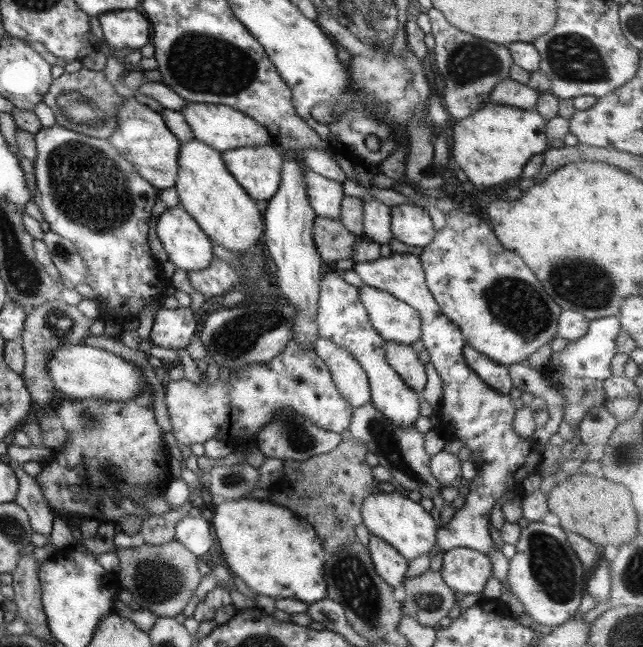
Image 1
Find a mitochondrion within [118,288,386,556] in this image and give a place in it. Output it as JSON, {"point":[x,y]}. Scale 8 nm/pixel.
{"point":[241,332]}

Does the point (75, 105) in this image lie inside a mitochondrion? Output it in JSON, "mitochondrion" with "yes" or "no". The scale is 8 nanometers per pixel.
{"mitochondrion":"yes"}

